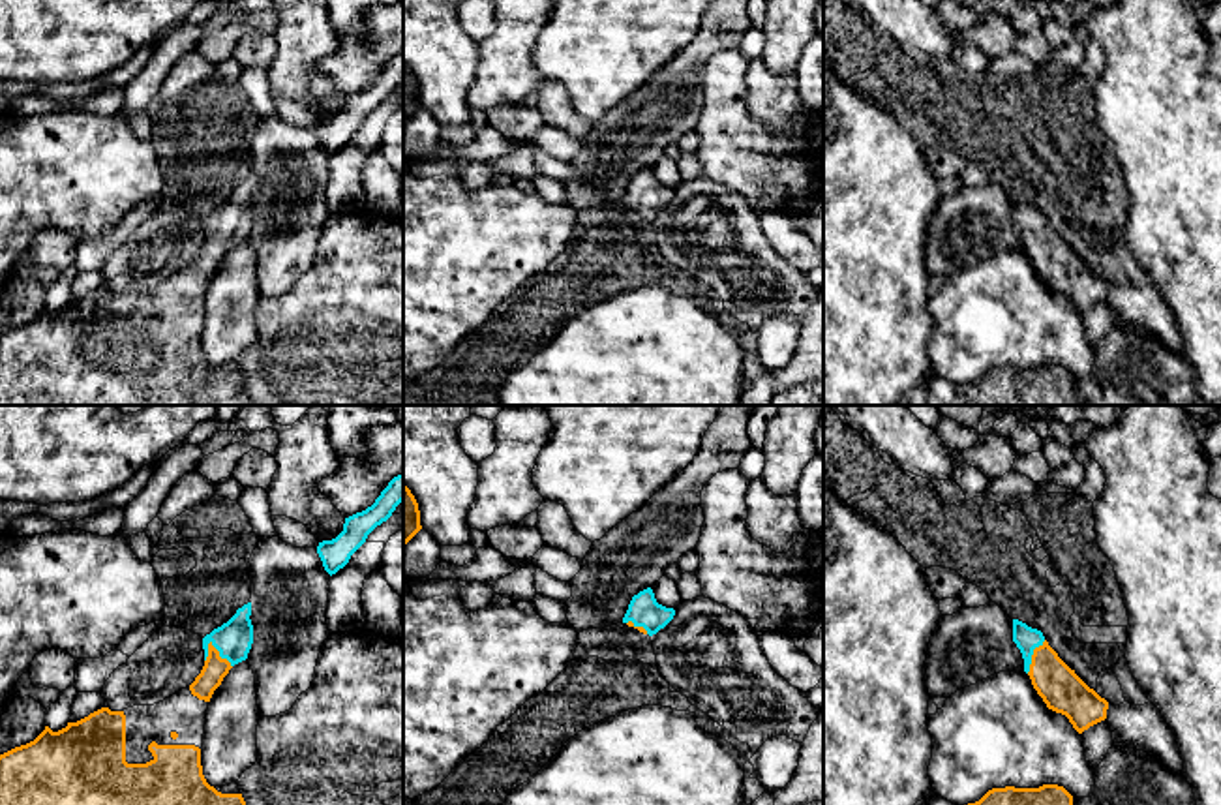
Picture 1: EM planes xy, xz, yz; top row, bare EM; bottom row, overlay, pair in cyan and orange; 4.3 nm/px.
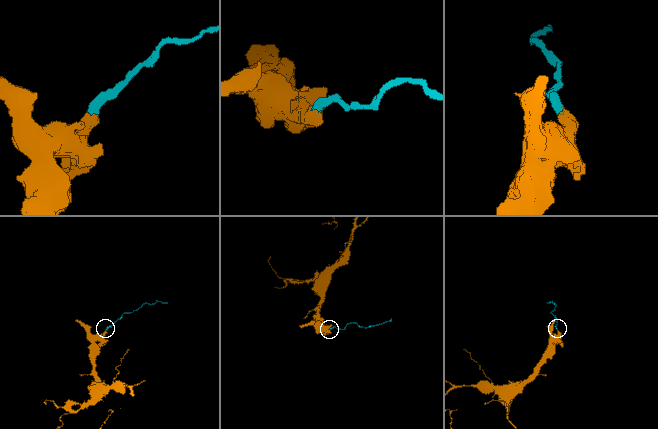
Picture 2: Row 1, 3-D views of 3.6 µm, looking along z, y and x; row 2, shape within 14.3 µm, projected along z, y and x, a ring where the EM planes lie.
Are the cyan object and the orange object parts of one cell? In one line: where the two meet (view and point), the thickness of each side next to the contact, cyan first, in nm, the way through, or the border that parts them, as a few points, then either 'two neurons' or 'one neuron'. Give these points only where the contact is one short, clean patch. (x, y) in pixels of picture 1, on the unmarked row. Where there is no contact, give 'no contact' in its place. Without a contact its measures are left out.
meets cyan in xy at (220, 235); 160 nm thick on the cyan side, 100 nm on the other; runs through xy (233, 220), (220, 235), (216, 248); one neuron

